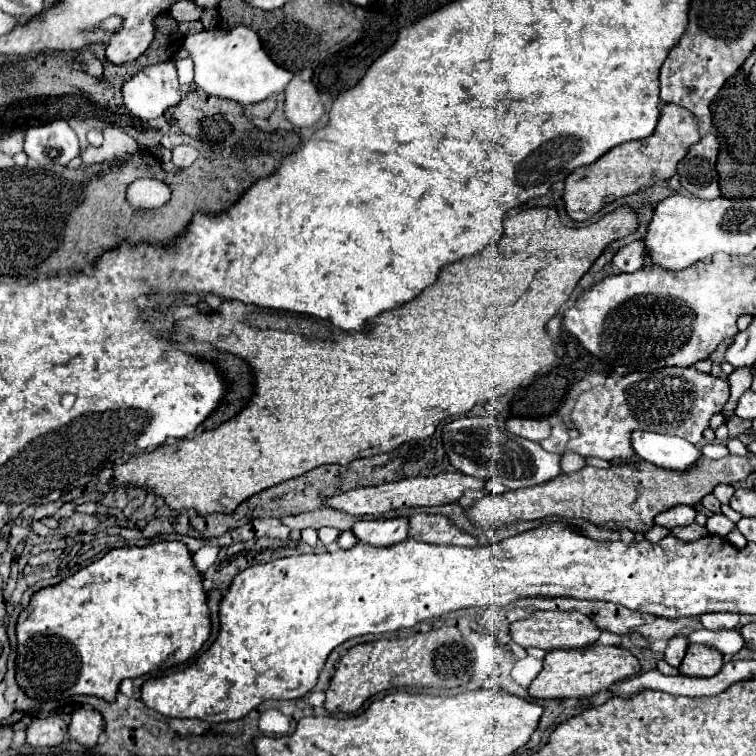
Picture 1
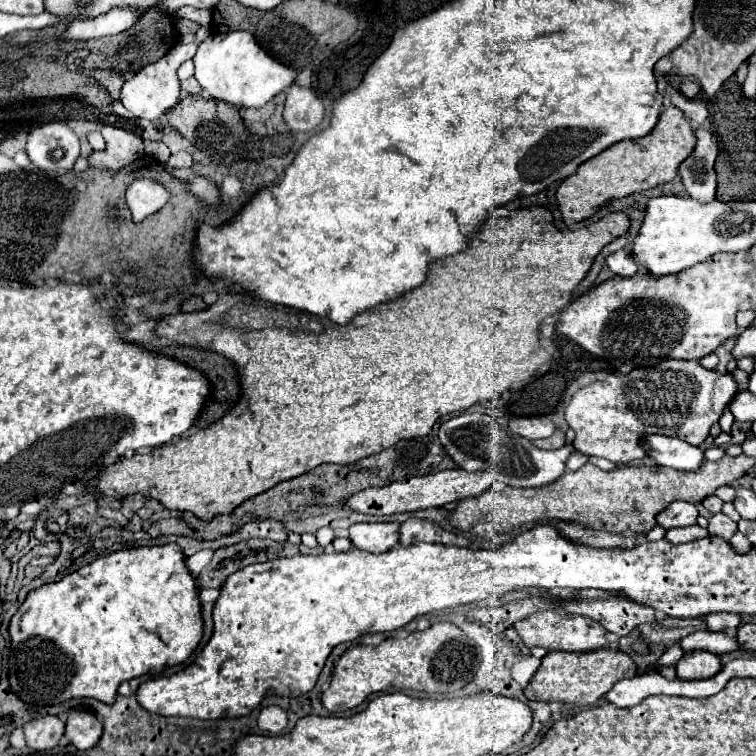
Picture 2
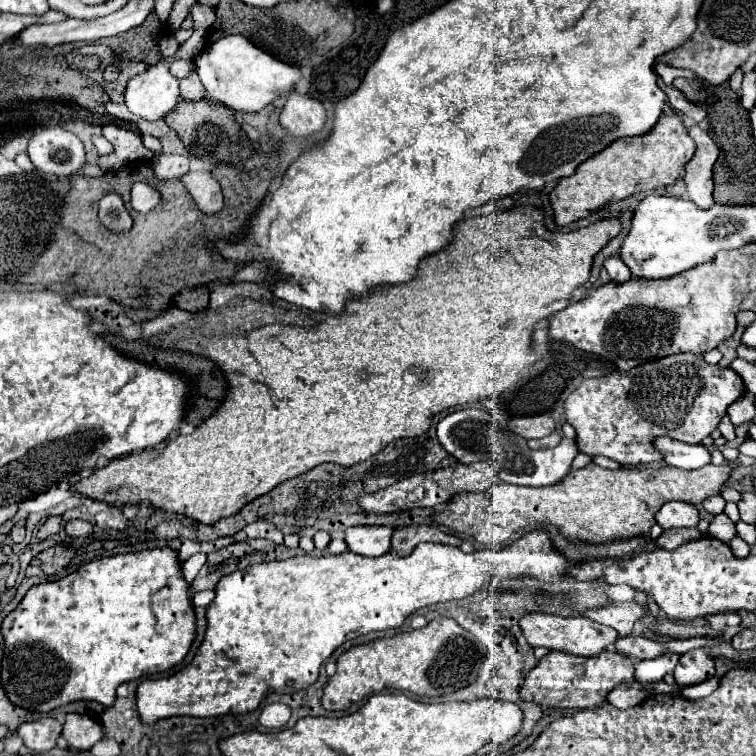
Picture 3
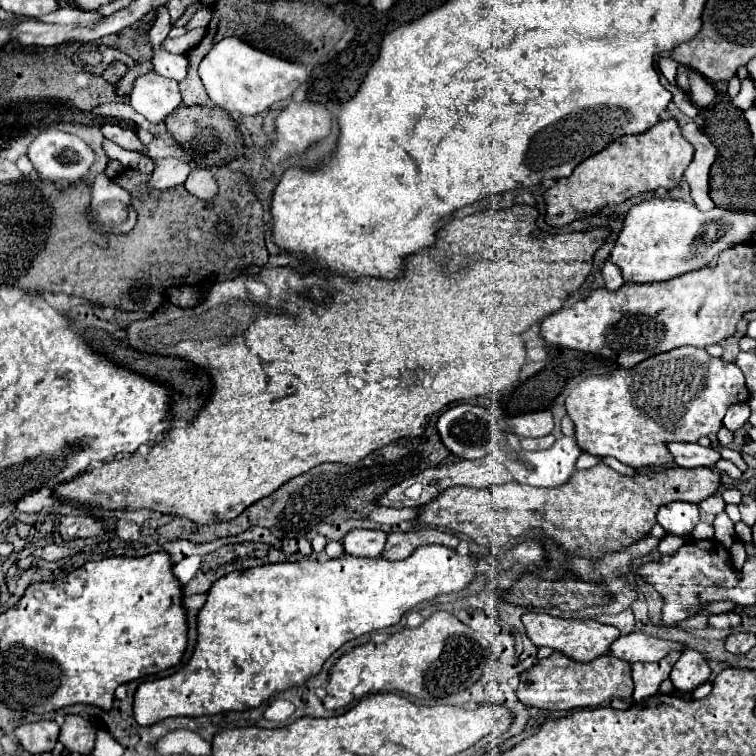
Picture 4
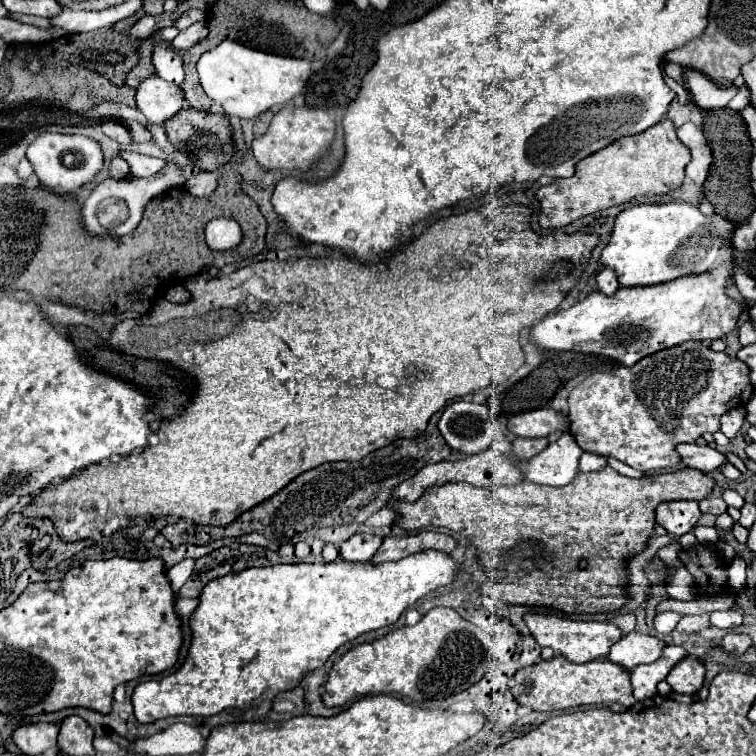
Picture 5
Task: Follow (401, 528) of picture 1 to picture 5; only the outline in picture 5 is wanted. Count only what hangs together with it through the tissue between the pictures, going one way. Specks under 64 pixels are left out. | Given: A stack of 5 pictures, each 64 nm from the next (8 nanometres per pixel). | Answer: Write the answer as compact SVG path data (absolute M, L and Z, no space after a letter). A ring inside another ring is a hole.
M354 534L340 546L340 556L350 562L368 562L378 552L382 540L376 534Z

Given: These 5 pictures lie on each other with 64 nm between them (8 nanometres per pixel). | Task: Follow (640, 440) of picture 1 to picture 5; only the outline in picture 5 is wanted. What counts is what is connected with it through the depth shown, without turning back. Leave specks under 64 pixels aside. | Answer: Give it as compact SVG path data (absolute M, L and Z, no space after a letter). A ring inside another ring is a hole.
M678 444L676 452L682 458L684 466L698 468L702 472L714 472L720 464L726 462L726 456L710 446L698 446L698 444Z

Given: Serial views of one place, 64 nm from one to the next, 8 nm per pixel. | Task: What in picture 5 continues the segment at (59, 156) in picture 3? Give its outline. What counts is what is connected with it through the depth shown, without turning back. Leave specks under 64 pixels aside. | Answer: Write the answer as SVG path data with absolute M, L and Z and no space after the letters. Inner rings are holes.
M40 134L26 152L26 158L30 160L36 176L40 178L40 184L46 188L56 188L60 186L62 192L74 194L80 186L88 184L96 172L102 168L102 150L100 146L86 136L76 136L76 134Z

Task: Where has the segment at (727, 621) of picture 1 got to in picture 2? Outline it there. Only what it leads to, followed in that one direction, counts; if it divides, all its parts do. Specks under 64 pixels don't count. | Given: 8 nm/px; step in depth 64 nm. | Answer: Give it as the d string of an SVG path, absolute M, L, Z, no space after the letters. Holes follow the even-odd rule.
M728 612L706 614L704 620L706 620L708 630L712 630L712 632L722 632L722 630L738 628L738 626L740 626L740 616L738 616L738 614L728 614Z

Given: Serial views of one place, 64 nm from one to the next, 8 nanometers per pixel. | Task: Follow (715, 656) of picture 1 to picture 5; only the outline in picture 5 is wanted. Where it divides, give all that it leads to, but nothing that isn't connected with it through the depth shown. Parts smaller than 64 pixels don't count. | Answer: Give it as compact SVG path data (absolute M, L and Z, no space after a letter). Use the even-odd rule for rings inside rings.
M686 656L686 660L672 668L666 682L678 694L696 694L702 688L704 678L706 678L704 664L692 656Z

